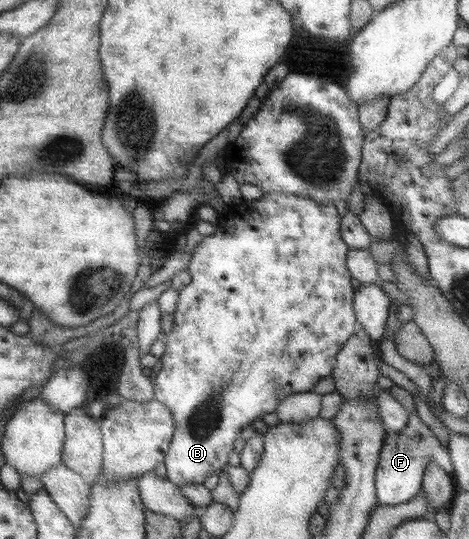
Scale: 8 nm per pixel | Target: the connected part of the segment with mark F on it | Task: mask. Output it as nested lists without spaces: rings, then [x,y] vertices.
[[[414,409],[409,414],[407,425],[397,433],[387,433],[384,446],[380,452],[378,468],[376,469],[375,485],[377,500],[382,505],[402,505],[412,500],[420,491],[426,467],[437,464],[442,470],[452,474],[453,464],[447,447],[442,446],[434,432],[425,424]]]

